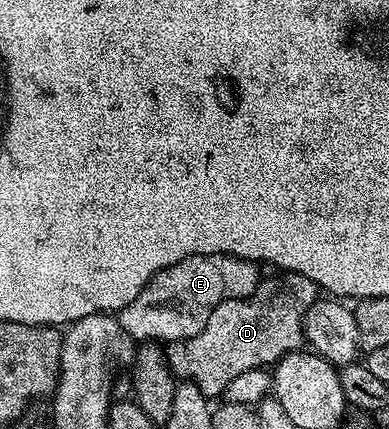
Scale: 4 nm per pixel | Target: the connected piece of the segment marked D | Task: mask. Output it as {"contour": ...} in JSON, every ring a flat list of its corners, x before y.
{"contour":[[296,272,271,275,275,276,260,279,247,297,217,305,195,337,166,345,167,365,180,381,195,384,209,398,219,398,233,378,254,368,273,366,282,356,304,347,306,312,320,299,320,289]]}

